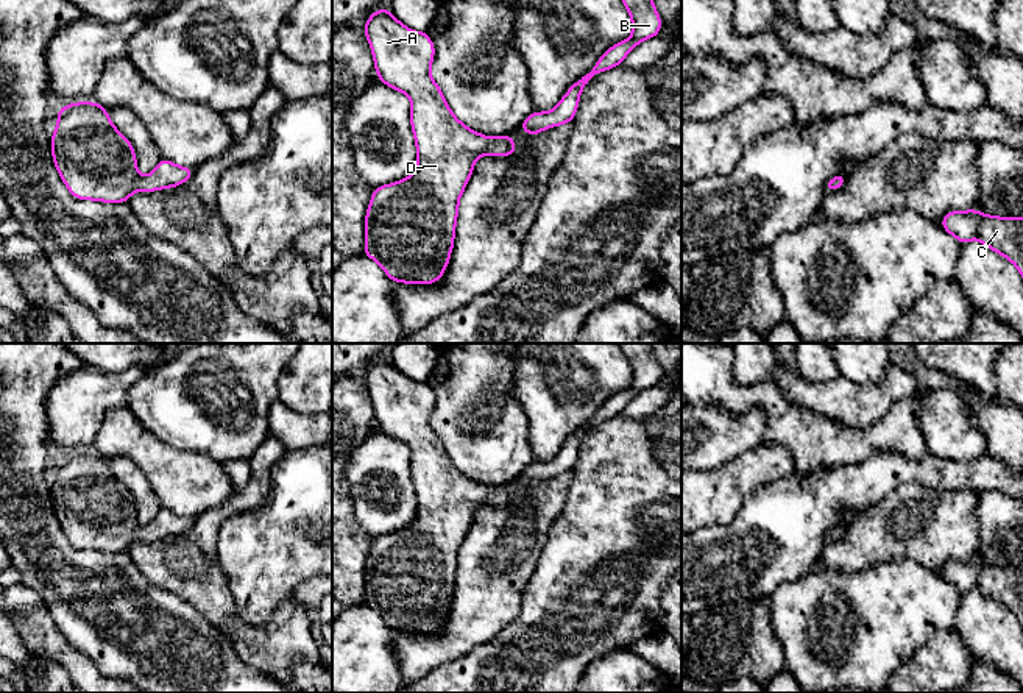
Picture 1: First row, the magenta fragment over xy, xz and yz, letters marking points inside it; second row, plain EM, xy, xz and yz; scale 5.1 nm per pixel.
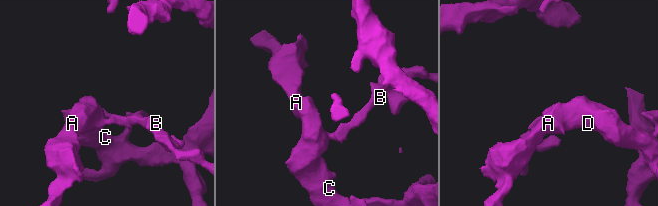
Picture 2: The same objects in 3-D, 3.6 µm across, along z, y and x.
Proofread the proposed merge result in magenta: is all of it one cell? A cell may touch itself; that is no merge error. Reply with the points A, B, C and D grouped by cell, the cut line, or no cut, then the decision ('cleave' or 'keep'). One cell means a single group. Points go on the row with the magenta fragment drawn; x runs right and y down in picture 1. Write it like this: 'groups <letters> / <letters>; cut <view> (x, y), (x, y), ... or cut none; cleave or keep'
groups A B C D; cut none; keep

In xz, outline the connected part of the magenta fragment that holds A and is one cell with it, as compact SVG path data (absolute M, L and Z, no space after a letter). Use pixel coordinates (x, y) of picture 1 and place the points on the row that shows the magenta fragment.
M387 6L377 9L376 12L373 12L368 20L363 25L363 33L370 42L371 52L373 52L373 59L374 59L374 70L377 73L377 80L381 80L385 86L395 89L395 91L401 91L404 92L410 101L412 101L412 108L410 108L410 123L412 123L412 131L413 131L413 137L415 137L415 145L416 145L416 167L413 170L413 173L401 181L391 183L391 184L384 184L379 186L376 189L373 189L373 195L371 195L371 201L370 206L366 209L365 214L365 247L363 247L363 254L373 261L376 261L385 272L385 275L393 281L393 283L405 283L405 284L434 284L437 281L441 279L449 259L451 259L451 251L454 248L454 237L455 237L455 223L457 223L457 217L458 217L458 201L460 197L473 175L473 169L476 161L483 156L485 153L490 153L491 156L512 156L518 151L518 148L515 147L515 139L512 137L512 134L507 136L497 136L497 137L488 137L483 136L477 131L473 131L471 128L468 128L466 125L463 125L451 111L451 108L448 106L443 92L440 89L440 86L432 80L430 76L430 66L435 56L435 45L432 42L432 39L427 36L426 31L413 31L410 28L407 28L404 23L401 23L388 9Z

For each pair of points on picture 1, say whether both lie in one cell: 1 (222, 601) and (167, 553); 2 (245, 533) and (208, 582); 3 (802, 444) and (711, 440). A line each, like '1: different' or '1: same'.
1: same
2: different
3: different

